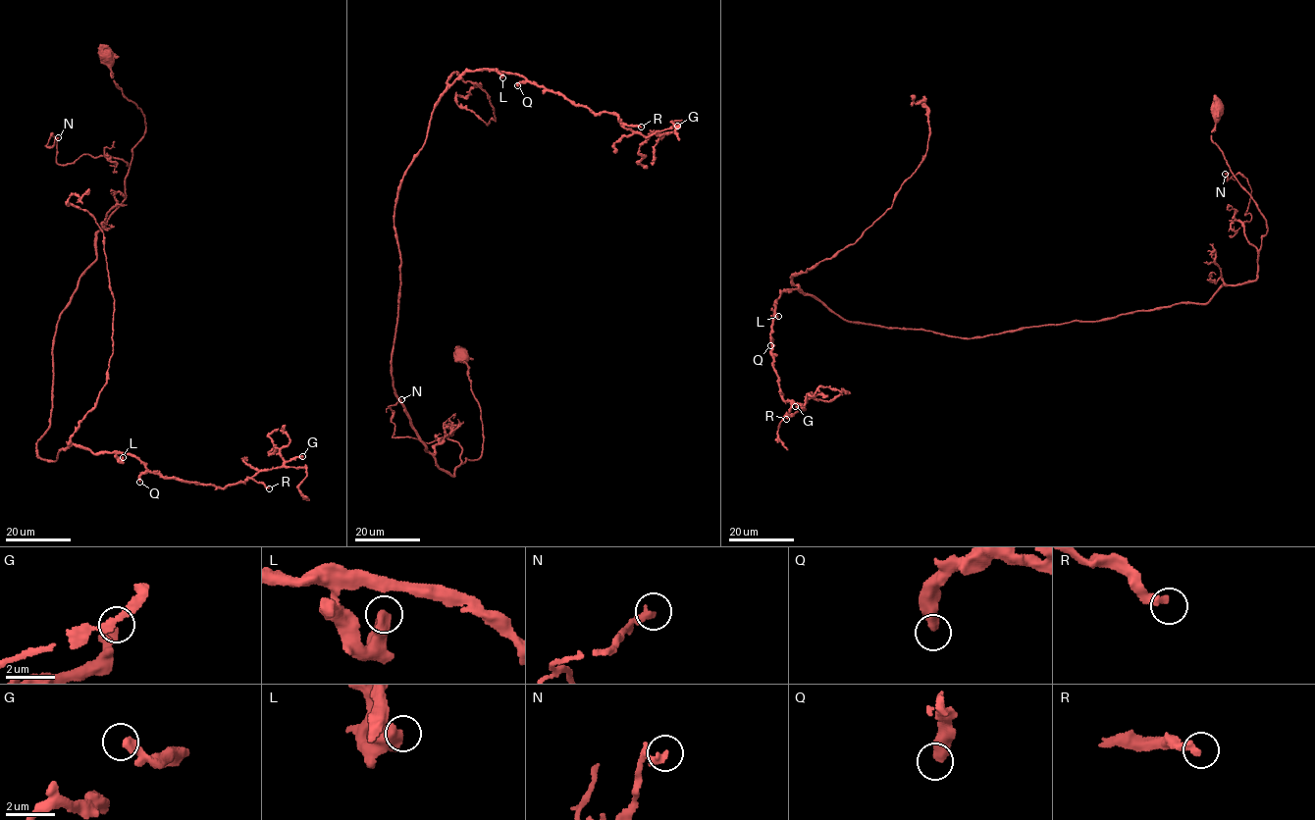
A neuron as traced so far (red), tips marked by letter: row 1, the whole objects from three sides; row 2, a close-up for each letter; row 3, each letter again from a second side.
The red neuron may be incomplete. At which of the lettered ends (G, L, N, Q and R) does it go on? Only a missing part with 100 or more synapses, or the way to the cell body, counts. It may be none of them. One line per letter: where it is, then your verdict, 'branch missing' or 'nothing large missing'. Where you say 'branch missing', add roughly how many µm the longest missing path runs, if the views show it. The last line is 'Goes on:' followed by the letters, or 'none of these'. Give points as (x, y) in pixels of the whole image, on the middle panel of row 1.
G: place (677, 126); nothing large missing
L: place (502, 77); nothing large missing
N: place (401, 399); nothing large missing
Q: place (517, 85); nothing large missing
R: place (641, 127); nothing large missing
Goes on: none of these

